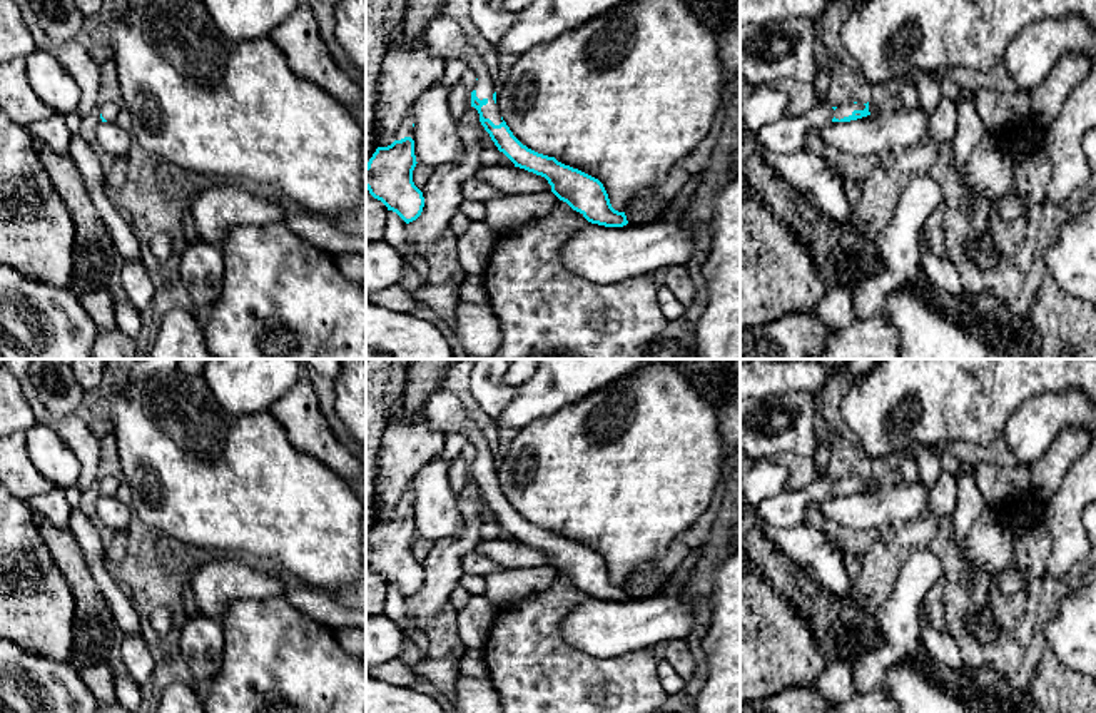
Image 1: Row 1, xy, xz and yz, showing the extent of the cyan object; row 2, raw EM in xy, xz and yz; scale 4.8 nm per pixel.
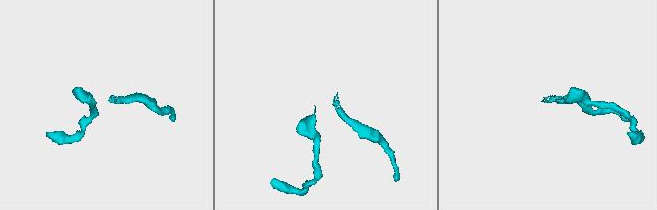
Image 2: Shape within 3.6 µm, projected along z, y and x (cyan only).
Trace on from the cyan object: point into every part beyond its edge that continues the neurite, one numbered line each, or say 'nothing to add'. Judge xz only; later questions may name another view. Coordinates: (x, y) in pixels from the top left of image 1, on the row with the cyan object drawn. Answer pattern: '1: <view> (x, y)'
1: xz (446, 39)

